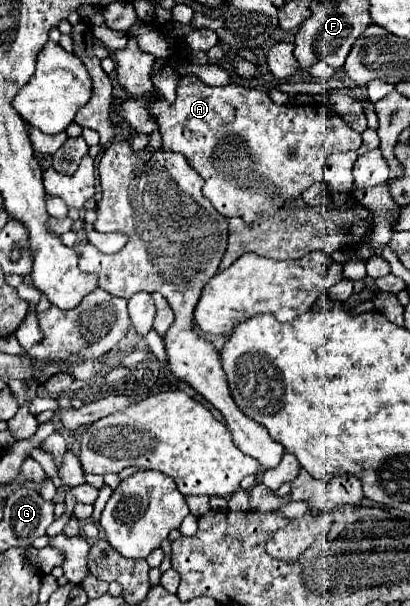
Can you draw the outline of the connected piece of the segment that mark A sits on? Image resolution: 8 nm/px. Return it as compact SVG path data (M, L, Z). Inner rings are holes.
M128 35L126 49L116 51L116 79L124 93L134 101L144 101L146 109L158 123L162 135L162 149L180 153L188 159L190 167L198 171L204 179L204 197L218 209L224 217L242 217L246 223L252 223L260 213L274 213L288 199L302 195L312 183L324 179L324 163L332 153L356 151L362 145L362 135L348 127L340 115L330 111L324 103L306 103L306 105L274 105L266 91L248 89L248 87L210 87L202 83L196 75L180 75L176 87L176 101L170 103L164 97L156 95L152 83L152 69L158 61L152 53L142 53L138 49L138 39Z

